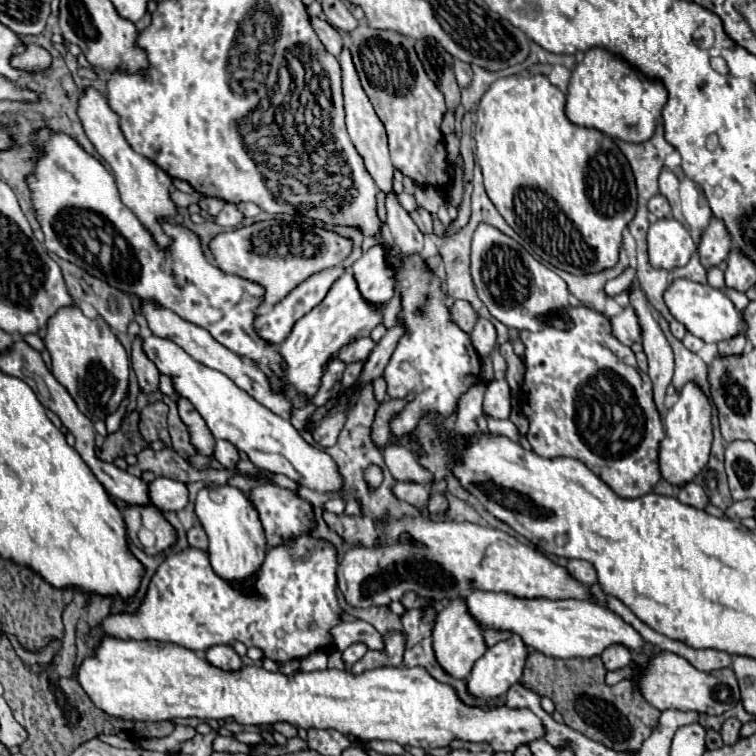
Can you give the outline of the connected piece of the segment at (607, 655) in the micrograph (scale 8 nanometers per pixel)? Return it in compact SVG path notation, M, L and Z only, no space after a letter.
M611 645L603 651L601 659L603 659L607 671L617 671L617 669L623 669L631 663L631 651L623 645Z

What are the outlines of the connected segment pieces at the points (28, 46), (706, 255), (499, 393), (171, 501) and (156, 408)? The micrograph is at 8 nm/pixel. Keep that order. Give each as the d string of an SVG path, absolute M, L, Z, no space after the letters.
M25 43L25 51L15 53L11 65L15 69L27 71L31 75L37 73L45 73L51 67L51 53L47 49L43 49L41 45L35 43Z
M713 217L709 227L703 233L699 247L697 247L697 253L701 257L701 265L705 265L705 269L721 265L727 259L729 249L731 249L729 233L727 233L725 225Z
M489 381L485 399L483 399L483 411L489 413L495 419L509 419L511 413L511 391L507 381Z
M157 477L149 483L149 497L161 511L181 511L187 505L187 485L169 477Z
M163 401L151 403L141 411L139 431L147 441L163 441L166 447L172 448L167 425L167 411L169 407Z

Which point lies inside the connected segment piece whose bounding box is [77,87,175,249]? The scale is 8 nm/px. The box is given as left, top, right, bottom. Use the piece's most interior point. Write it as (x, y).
(144, 188)

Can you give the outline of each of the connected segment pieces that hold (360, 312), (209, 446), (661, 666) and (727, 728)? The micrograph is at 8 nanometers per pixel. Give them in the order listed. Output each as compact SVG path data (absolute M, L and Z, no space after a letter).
M347 269L333 283L327 297L315 309L311 309L305 317L301 317L293 325L289 337L281 343L279 353L285 361L287 377L285 377L285 381L271 377L273 389L283 391L285 387L289 387L297 393L299 391L305 393L311 399L319 389L325 363L331 357L335 357L345 343L351 343L359 337L369 337L371 329L375 325L379 325L381 321L383 321L383 309L379 305L369 305L369 301L365 301L365 297L361 297L361 291L357 289L357 281L353 281L353 273Z
M179 399L179 415L181 419L185 421L185 425L189 427L189 433L191 433L191 443L195 445L195 449L201 453L201 455L207 455L211 457L213 453L213 445L215 445L215 437L209 433L203 417L193 409L193 405L187 401L187 399Z
M655 653L651 665L647 667L647 673L641 679L633 679L637 685L641 685L641 693L645 699L657 707L663 709L679 709L679 711L697 711L707 715L723 715L725 711L733 709L735 703L739 703L739 685L733 669L717 669L711 673L703 673L695 669L687 659L675 655L675 653Z
M735 717L727 719L723 723L723 727L719 729L719 735L723 737L723 743L727 743L727 745L737 743L739 741L739 729L741 729L741 721L739 719L735 719Z

